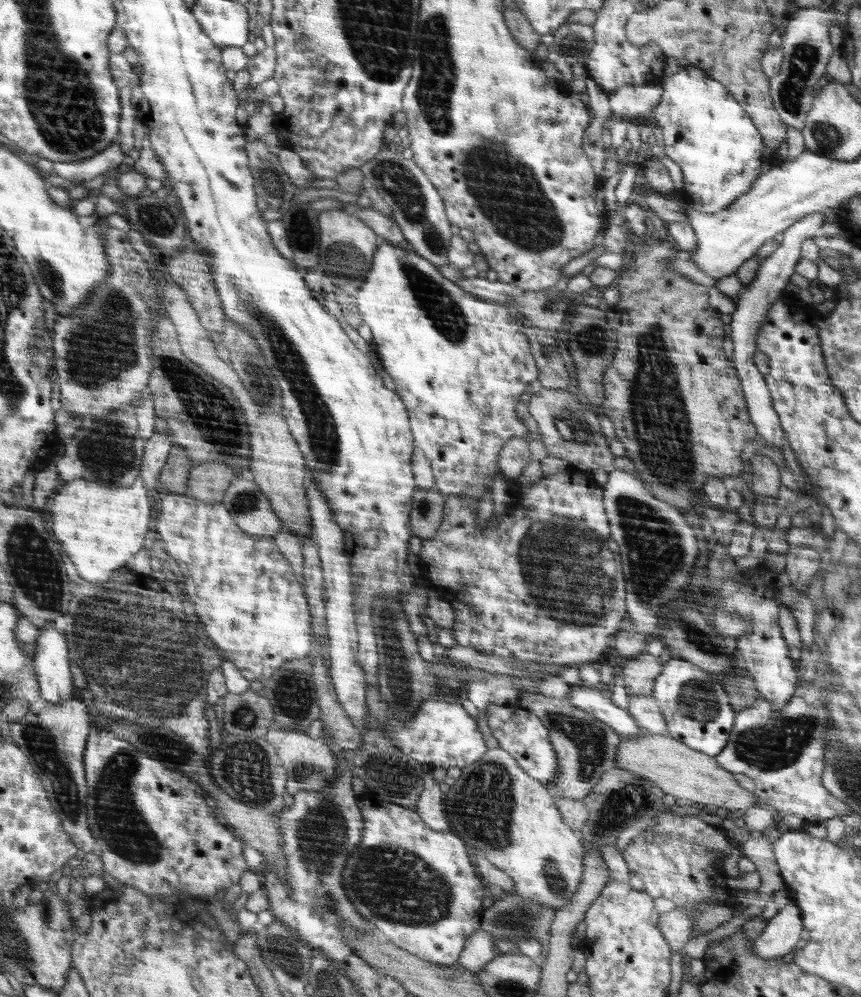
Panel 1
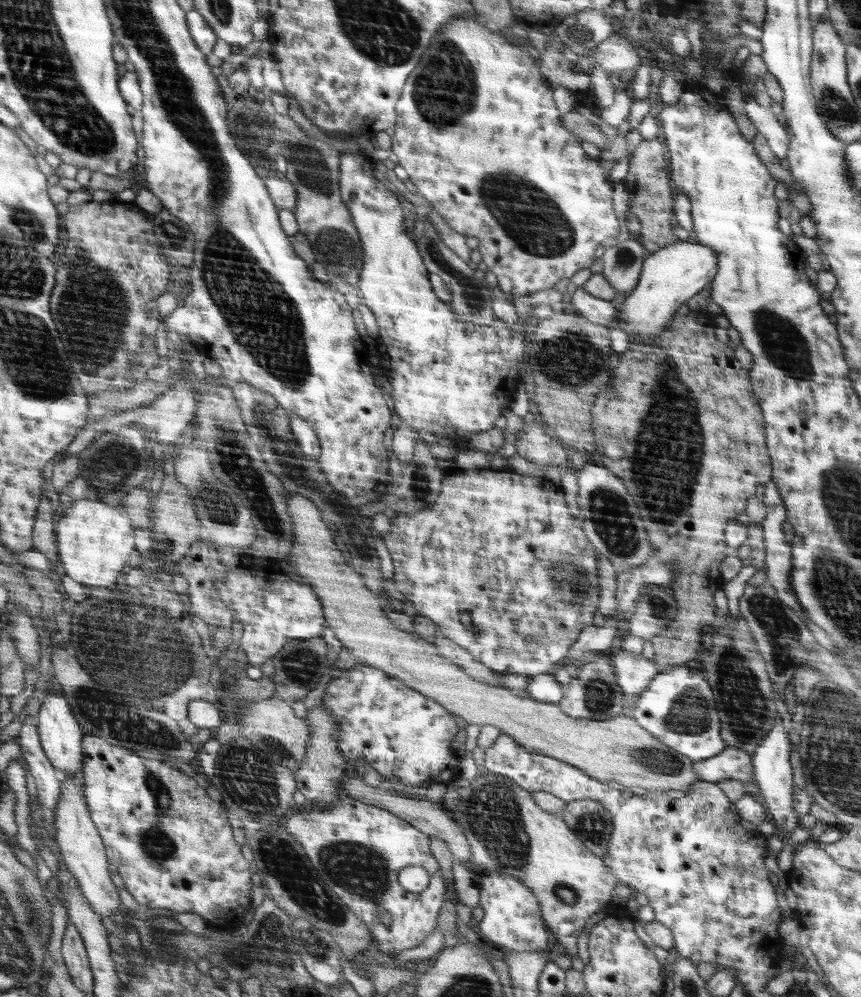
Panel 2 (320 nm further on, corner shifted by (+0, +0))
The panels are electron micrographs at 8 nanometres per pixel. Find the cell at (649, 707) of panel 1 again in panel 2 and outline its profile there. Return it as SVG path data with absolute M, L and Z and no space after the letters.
M618 652L612 656L612 660L616 666L616 674L620 674L619 685L624 689L624 694L629 694L631 706L658 674L658 668L652 660L630 652Z

